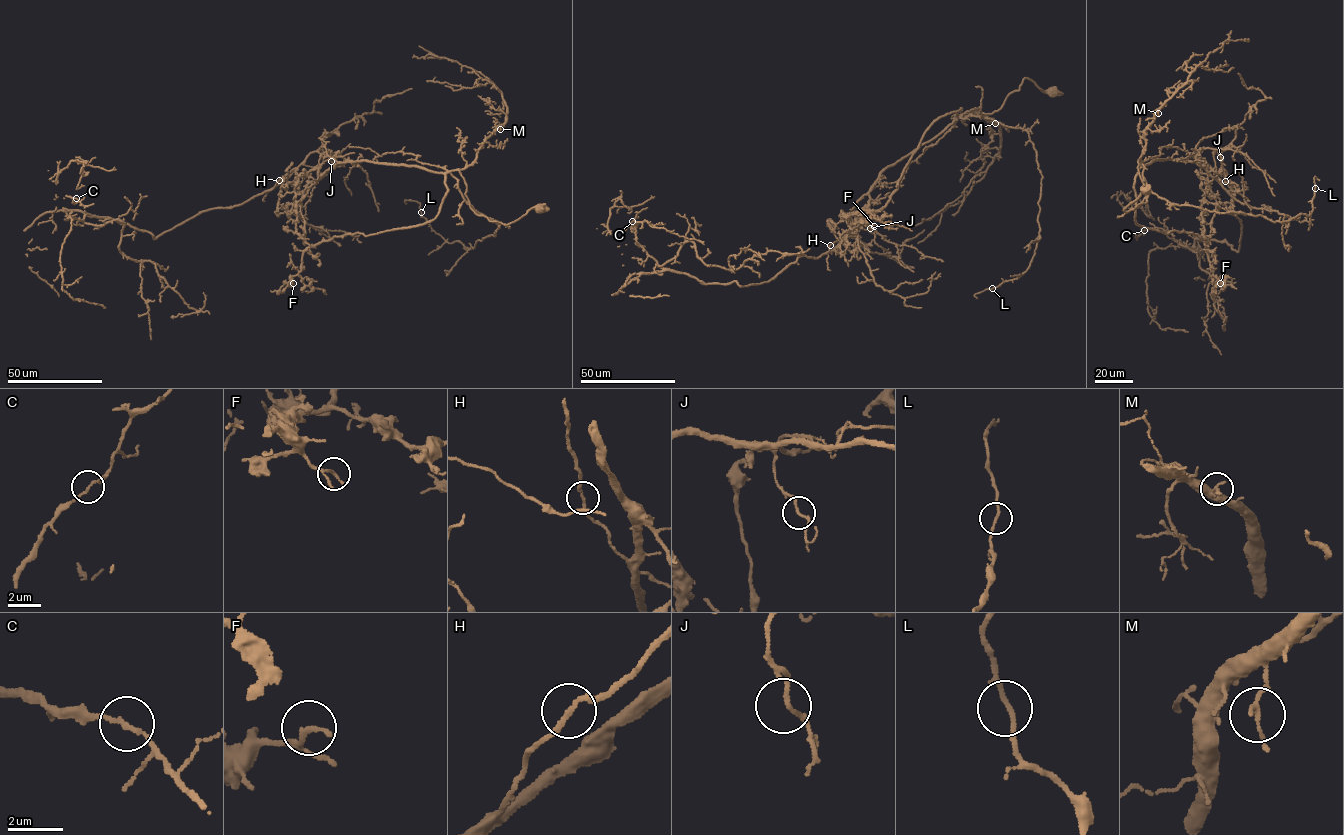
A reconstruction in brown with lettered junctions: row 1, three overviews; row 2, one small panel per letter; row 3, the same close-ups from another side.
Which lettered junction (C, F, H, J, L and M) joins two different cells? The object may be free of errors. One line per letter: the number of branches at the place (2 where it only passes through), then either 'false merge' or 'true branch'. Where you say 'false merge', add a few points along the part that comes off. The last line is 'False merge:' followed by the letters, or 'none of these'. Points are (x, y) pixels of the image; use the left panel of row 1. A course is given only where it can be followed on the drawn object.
C: 2 | true branch
F: 2 | true branch
H: 2 | false merge | (279, 180), (154, 238), (85, 214), (95, 225), (123, 221), (122, 253), (150, 261), (200, 312), (171, 317)
J: 2 | true branch
L: 2 | true branch
M: 2 | true branch
False merge: H

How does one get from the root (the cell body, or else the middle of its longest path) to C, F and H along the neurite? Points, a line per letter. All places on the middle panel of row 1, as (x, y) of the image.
C: (1052, 92), (1025, 78), (994, 112), (956, 117), (882, 171), (832, 250), (767, 282), (664, 269), (632, 221)
F: (1052, 92), (1025, 78), (991, 113), (939, 116), (889, 201), (871, 212), (874, 226)
H: (1052, 92), (1025, 78), (994, 112), (972, 109), (956, 117), (887, 167), (871, 188), (862, 222), (830, 245)

